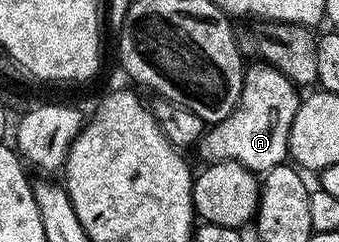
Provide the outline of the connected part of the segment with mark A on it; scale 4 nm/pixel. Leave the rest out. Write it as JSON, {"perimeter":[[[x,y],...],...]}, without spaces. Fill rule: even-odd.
{"perimeter":[[[258,64],[246,66],[243,90],[234,111],[224,121],[214,122],[199,140],[197,152],[204,162],[236,161],[252,173],[262,175],[288,160],[289,127],[293,125],[293,115],[297,115],[301,93],[277,67]]]}

